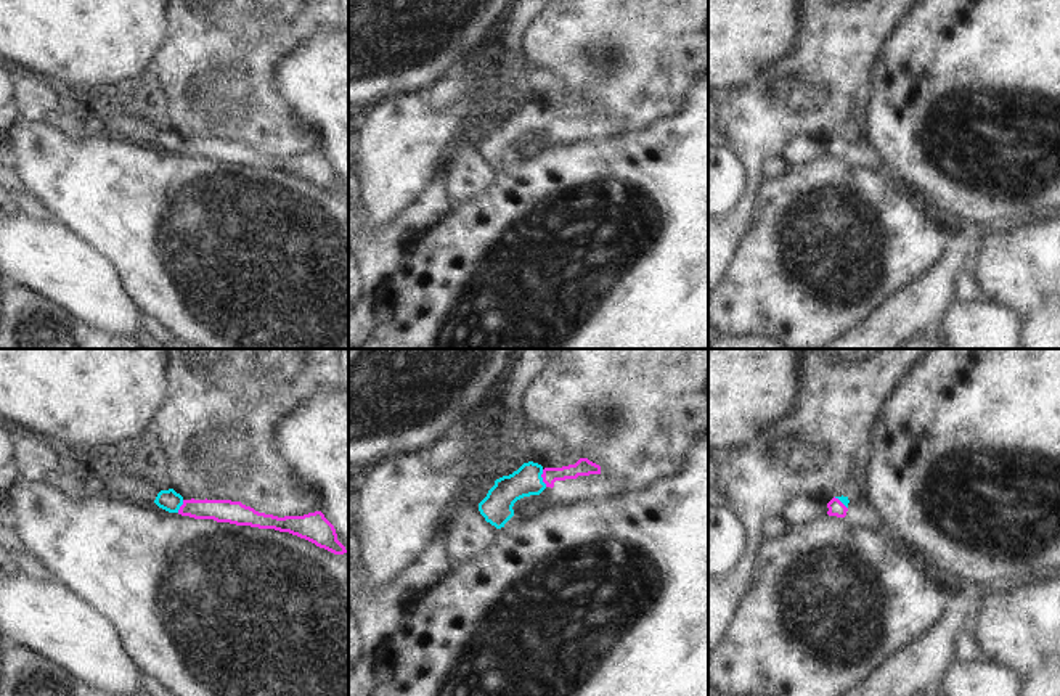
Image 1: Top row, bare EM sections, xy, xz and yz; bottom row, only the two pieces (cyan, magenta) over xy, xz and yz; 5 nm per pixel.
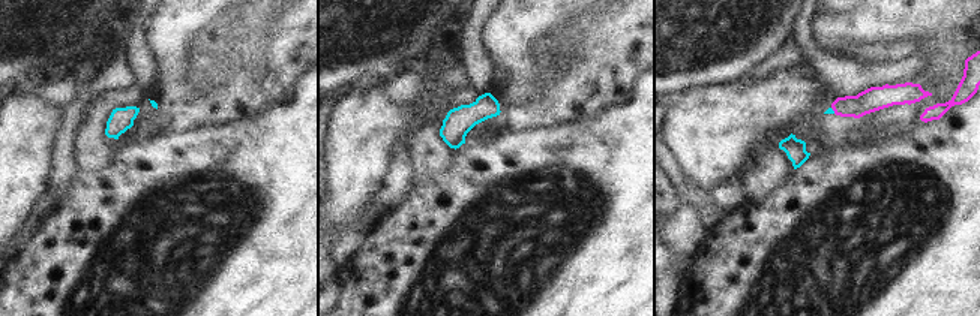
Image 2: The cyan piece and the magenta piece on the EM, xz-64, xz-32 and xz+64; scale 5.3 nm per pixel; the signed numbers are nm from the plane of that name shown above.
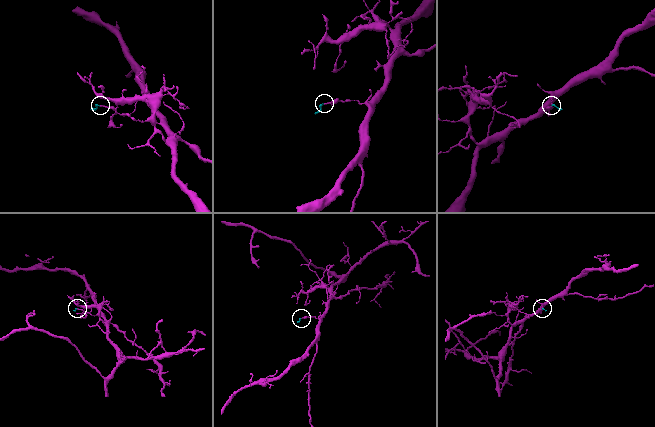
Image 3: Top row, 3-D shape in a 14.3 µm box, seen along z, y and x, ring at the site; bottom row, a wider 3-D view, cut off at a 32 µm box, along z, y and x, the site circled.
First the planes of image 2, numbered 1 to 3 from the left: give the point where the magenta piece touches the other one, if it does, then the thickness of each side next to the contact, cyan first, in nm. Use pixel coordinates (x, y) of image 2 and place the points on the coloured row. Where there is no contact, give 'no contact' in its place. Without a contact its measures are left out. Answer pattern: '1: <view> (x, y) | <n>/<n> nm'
1: no contact
2: no contact
3: xz+64 (833, 111) | 30/130 nm

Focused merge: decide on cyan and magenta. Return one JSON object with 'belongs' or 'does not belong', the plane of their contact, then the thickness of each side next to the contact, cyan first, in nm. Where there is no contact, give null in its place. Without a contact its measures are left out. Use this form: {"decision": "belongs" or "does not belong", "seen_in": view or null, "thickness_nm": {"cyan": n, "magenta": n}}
{"decision": "belongs", "seen_in": "xz", "thickness_nm": {"cyan": 150, "magenta": 90}}

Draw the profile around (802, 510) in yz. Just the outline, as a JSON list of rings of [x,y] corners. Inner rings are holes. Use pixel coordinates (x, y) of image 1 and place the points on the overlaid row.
[[[811,497],[793,498],[781,514],[790,526],[805,526],[814,519],[826,516],[829,511],[827,503]]]

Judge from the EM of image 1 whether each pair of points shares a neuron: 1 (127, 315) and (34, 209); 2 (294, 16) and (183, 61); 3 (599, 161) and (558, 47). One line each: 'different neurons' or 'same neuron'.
1: different neurons
2: same neuron
3: different neurons

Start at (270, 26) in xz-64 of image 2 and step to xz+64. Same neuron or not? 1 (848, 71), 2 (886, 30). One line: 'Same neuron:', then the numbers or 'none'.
Same neuron: 2

